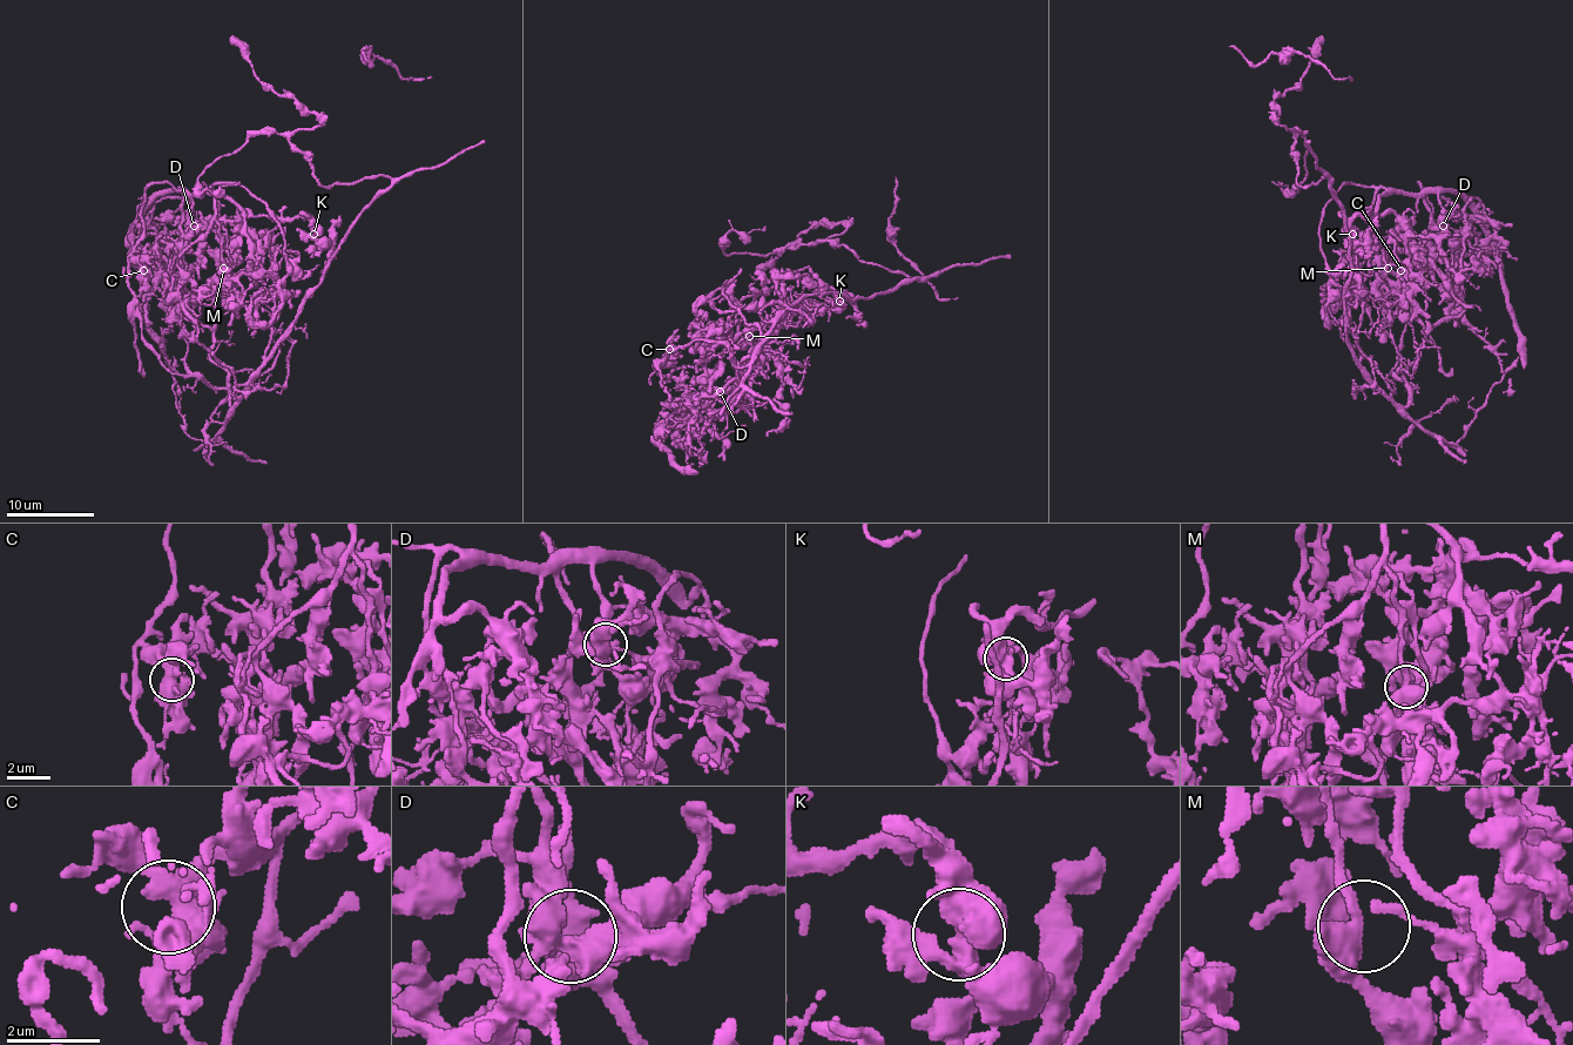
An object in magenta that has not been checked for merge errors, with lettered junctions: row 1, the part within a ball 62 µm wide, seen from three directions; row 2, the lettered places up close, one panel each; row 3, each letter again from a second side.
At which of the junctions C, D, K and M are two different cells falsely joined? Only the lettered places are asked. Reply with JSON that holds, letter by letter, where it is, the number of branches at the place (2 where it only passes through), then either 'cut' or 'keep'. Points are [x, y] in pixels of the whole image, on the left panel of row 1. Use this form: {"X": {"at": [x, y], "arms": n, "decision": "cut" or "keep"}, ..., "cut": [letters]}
{"C": {"at": [143, 270], "arms": 5, "decision": "keep"}, "D": {"at": [194, 226], "arms": 5, "decision": "cut"}, "K": {"at": [314, 234], "arms": 4, "decision": "keep"}, "M": {"at": [223, 268], "arms": 4, "decision": "keep"}, "cut": ["D"]}

